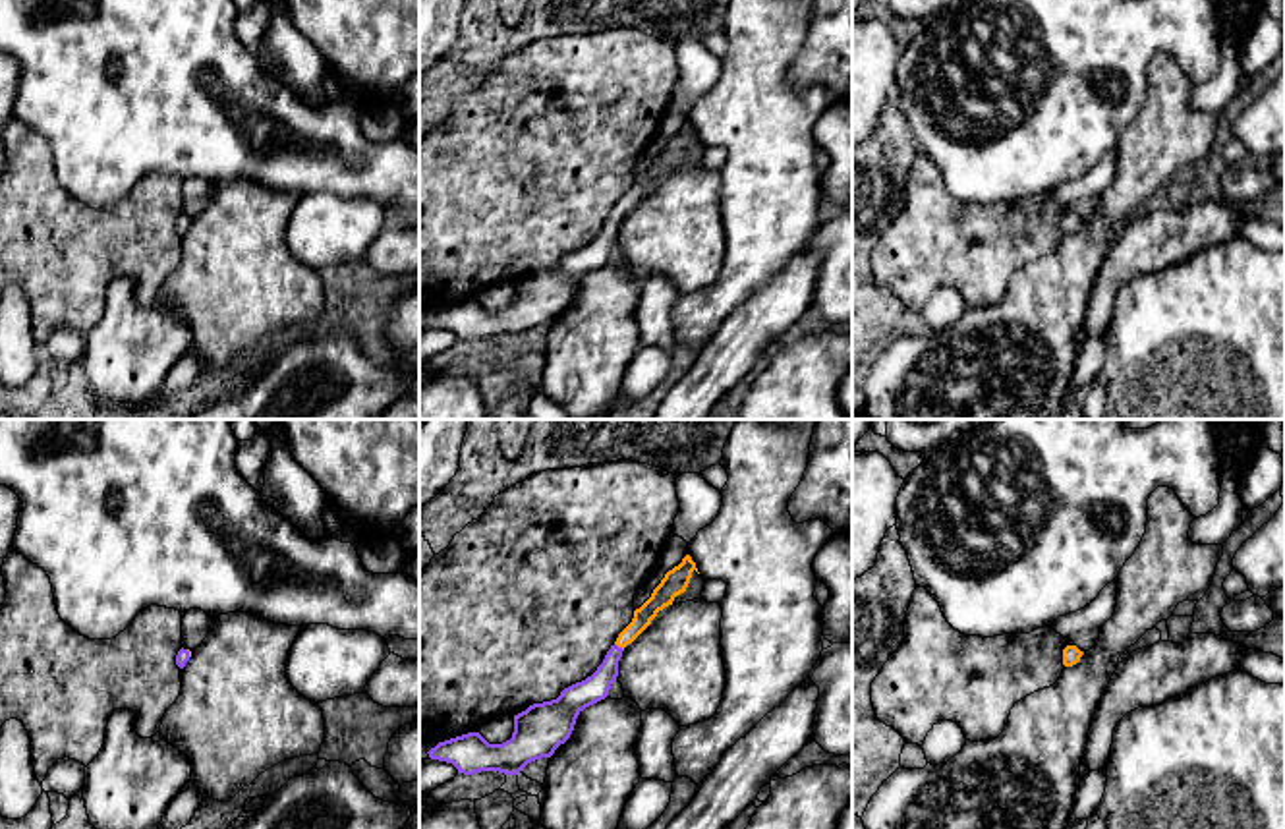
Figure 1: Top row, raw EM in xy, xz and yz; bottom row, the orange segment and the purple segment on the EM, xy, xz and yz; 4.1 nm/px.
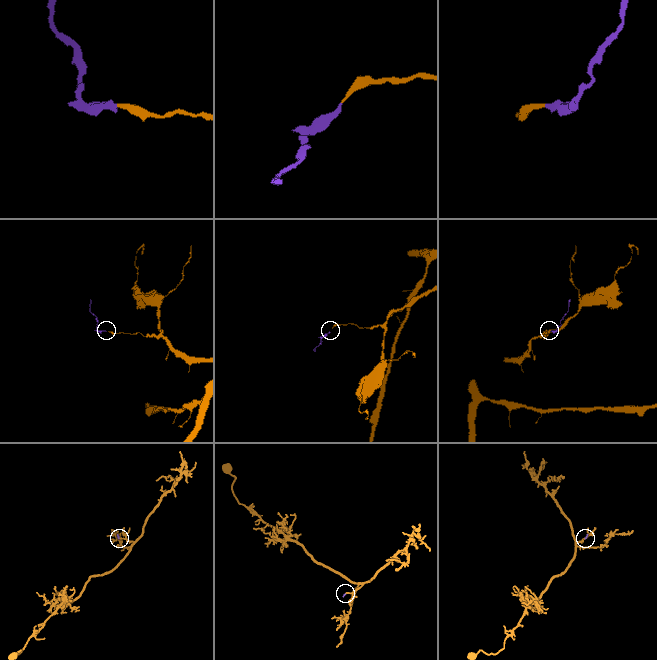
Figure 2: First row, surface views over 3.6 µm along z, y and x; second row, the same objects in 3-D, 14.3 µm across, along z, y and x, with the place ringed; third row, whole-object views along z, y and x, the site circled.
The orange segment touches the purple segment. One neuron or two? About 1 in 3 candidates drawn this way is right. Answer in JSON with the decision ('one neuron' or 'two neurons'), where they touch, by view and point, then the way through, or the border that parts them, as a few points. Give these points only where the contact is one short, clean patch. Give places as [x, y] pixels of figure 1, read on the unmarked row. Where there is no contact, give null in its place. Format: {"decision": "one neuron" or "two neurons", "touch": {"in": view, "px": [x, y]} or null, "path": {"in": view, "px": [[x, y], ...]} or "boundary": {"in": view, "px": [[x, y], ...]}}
{"decision": "one neuron", "touch": {"in": "xz", "px": [619, 213]}, "path": {"in": "xz", "px": [[657, 169], [619, 213], [607, 240], [594, 256]]}}

